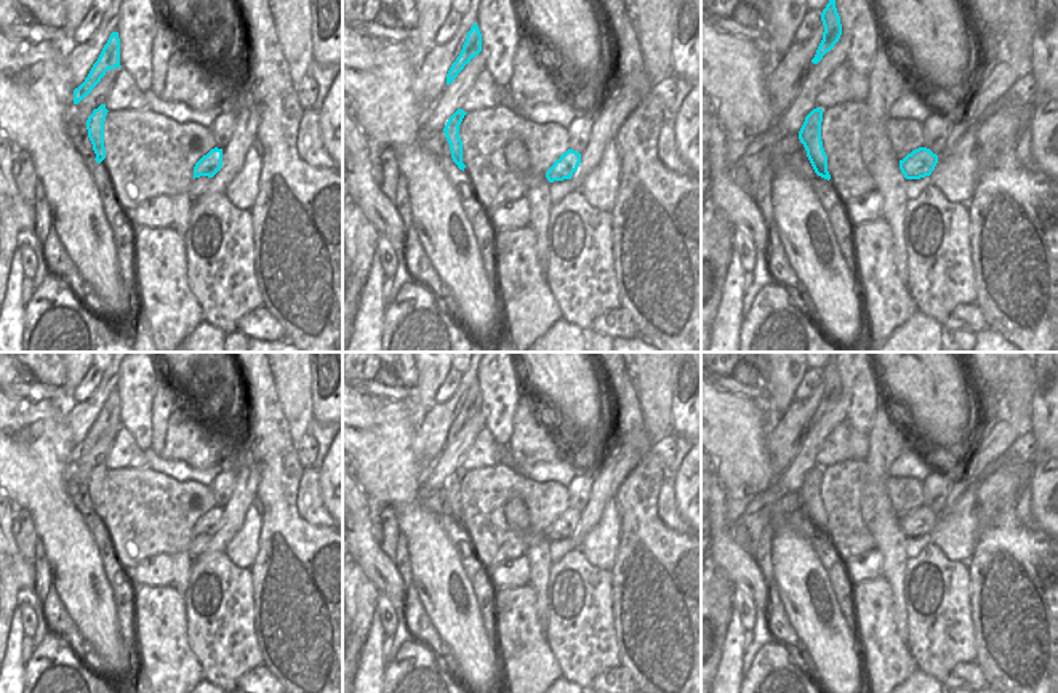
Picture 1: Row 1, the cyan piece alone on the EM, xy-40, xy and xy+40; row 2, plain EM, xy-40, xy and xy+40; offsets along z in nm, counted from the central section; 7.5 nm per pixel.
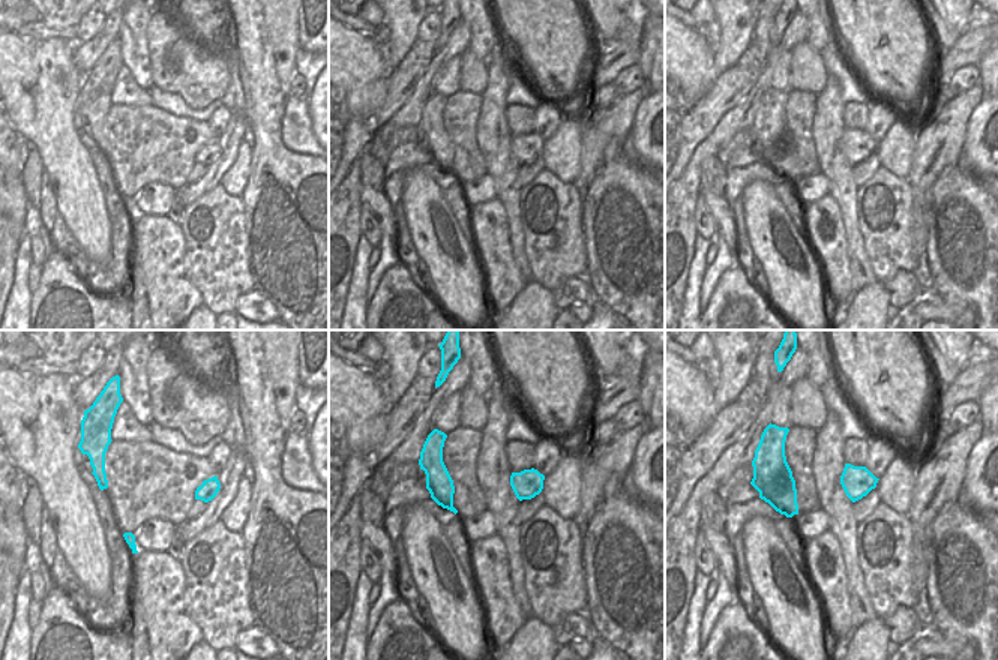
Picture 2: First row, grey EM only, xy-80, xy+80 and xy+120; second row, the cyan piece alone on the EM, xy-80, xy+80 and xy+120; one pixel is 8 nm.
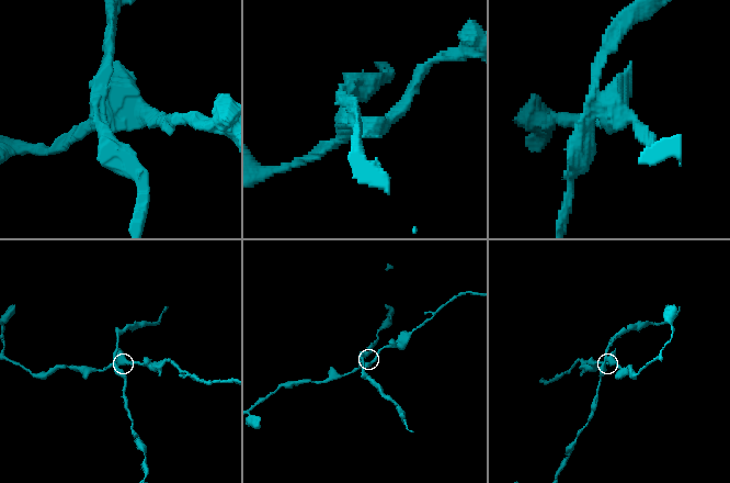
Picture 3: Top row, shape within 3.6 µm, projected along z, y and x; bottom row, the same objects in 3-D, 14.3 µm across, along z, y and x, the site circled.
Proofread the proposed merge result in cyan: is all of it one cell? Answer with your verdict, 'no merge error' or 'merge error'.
merge error

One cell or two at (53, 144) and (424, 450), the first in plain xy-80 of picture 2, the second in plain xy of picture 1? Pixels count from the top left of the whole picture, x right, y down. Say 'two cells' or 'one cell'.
two cells

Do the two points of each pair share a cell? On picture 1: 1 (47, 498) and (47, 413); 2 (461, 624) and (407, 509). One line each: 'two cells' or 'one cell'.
1: one cell
2: one cell

